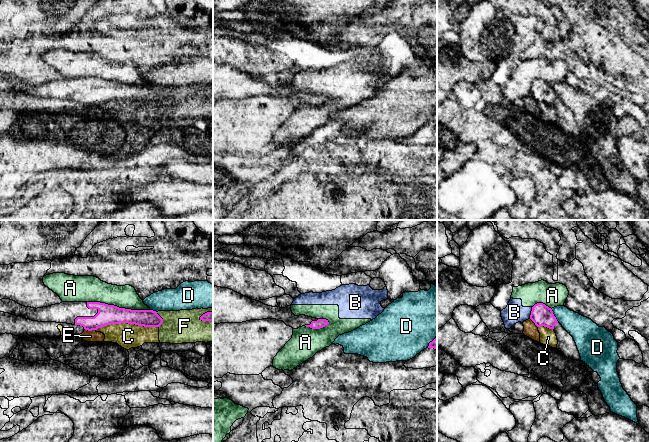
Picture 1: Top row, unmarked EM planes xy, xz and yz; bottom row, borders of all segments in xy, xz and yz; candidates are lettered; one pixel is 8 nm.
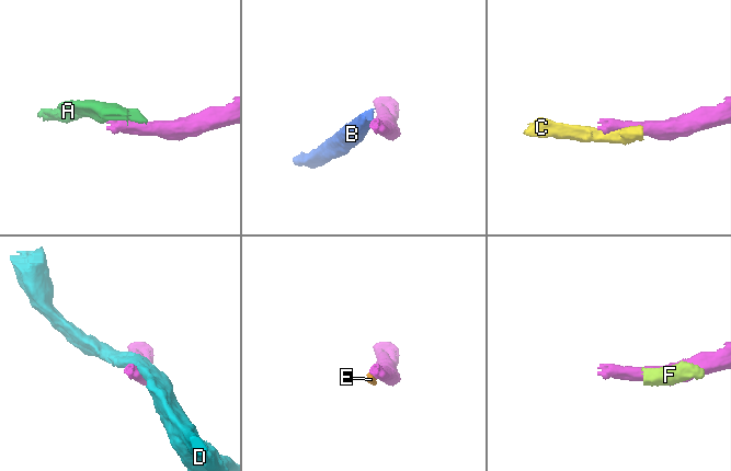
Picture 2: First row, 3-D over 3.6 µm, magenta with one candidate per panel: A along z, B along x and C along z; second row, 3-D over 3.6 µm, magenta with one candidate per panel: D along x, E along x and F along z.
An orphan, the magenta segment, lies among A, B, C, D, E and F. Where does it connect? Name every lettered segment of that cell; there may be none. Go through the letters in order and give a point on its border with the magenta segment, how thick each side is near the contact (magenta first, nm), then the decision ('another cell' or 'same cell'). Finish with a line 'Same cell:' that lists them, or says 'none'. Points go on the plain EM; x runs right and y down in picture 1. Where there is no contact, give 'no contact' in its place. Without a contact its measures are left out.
A: contact xy (118, 83); calibres 160 and 190 nm; another cell
B: contact yz (531, 89); calibres 170 and 160 nm; another cell
C: contact xy (127, 98); calibres 160 and 200 nm; another cell
D: contact yz (553, 91); calibres 170 and 200 nm; another cell
E: contact xy (90, 106); calibres 160 and 100 nm; another cell
F: contact xy (162, 95); calibres 140 and 260 nm; another cell
Same cell: none

